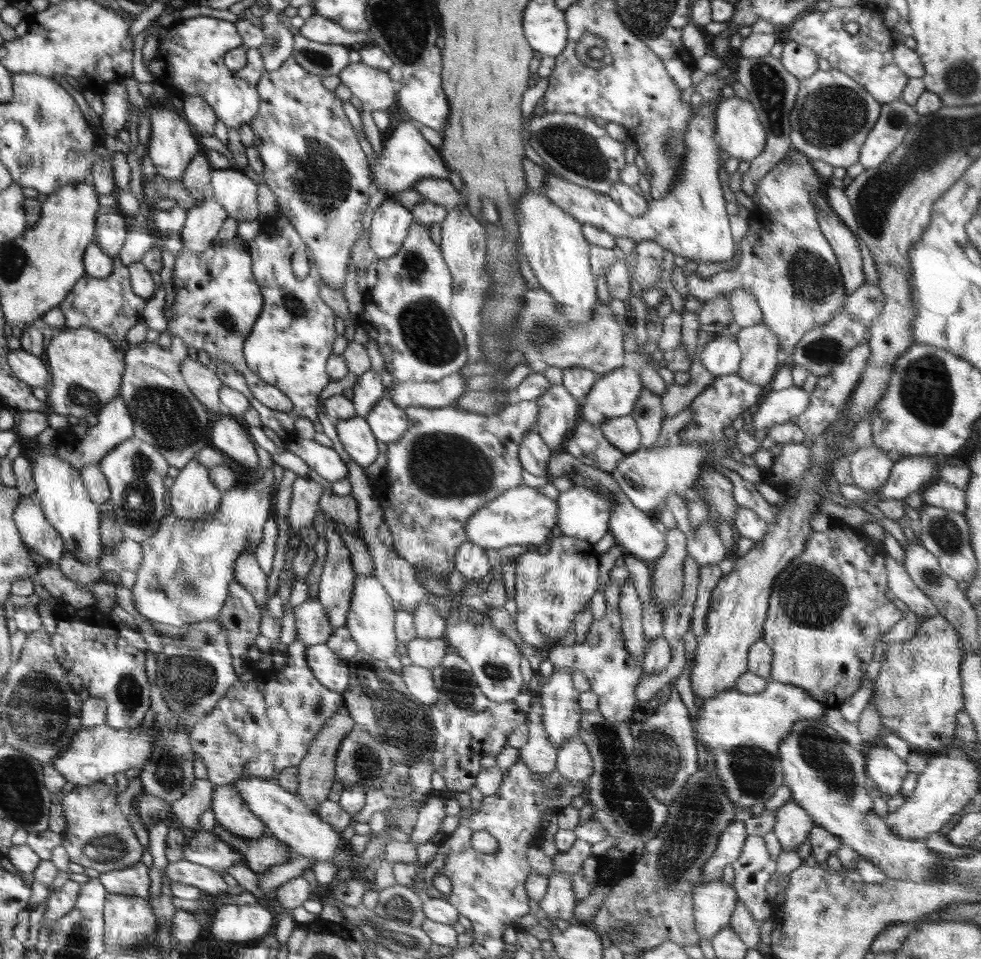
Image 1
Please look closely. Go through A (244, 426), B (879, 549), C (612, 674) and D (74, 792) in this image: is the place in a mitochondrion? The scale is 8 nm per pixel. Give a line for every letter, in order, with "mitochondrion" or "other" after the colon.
A: other
B: other
C: other
D: other

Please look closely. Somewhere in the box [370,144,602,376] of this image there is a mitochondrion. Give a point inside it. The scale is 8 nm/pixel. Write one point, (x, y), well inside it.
(426, 331)

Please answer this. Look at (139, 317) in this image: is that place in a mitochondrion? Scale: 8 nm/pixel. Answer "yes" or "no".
no

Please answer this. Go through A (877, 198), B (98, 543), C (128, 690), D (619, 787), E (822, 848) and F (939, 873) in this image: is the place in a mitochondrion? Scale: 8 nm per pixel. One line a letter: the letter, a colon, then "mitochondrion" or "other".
A: mitochondrion
B: other
C: mitochondrion
D: mitochondrion
E: other
F: other

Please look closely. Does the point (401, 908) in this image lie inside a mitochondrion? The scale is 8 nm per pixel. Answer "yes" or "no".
yes

